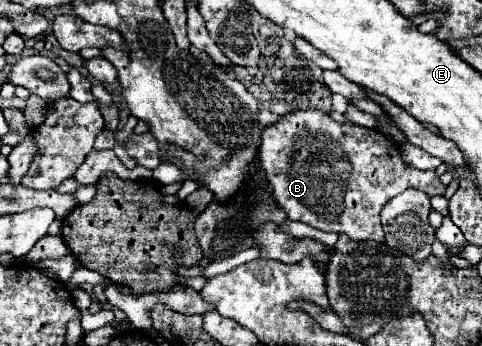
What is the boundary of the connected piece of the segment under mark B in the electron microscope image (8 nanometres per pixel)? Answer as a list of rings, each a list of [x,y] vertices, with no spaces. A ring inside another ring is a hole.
[[[321,110],[287,114],[277,124],[267,126],[261,140],[259,164],[273,186],[277,204],[291,220],[305,222],[323,232],[383,242],[379,212],[393,196],[407,188],[419,188],[429,196],[445,194],[445,186],[433,170],[423,172],[403,164],[399,146],[379,130],[339,124]]]

